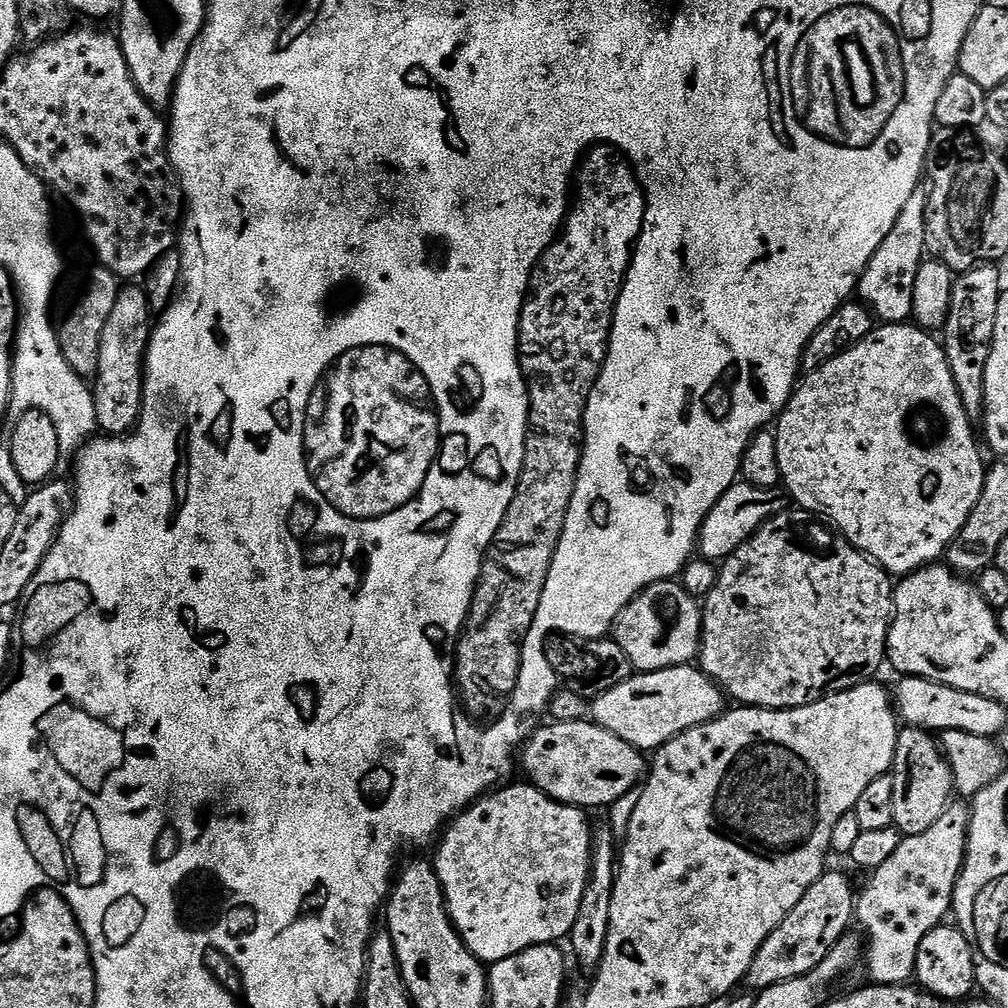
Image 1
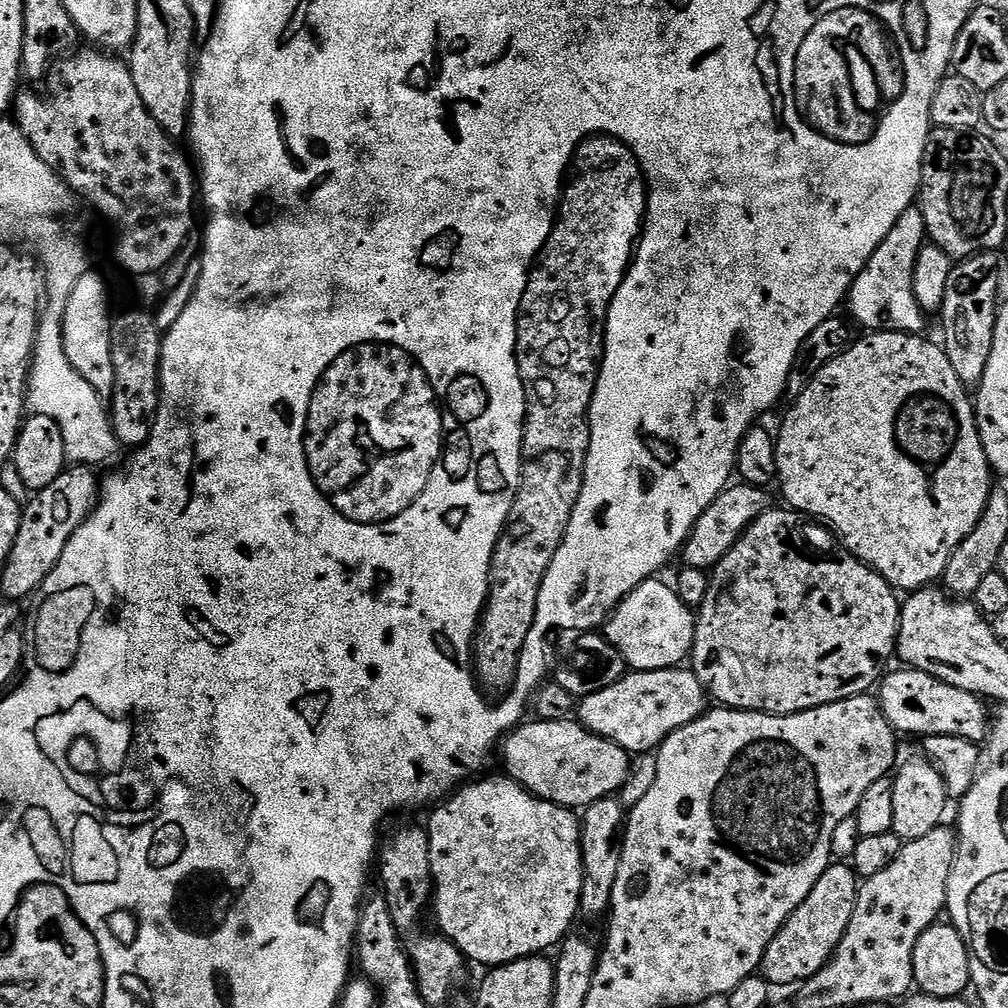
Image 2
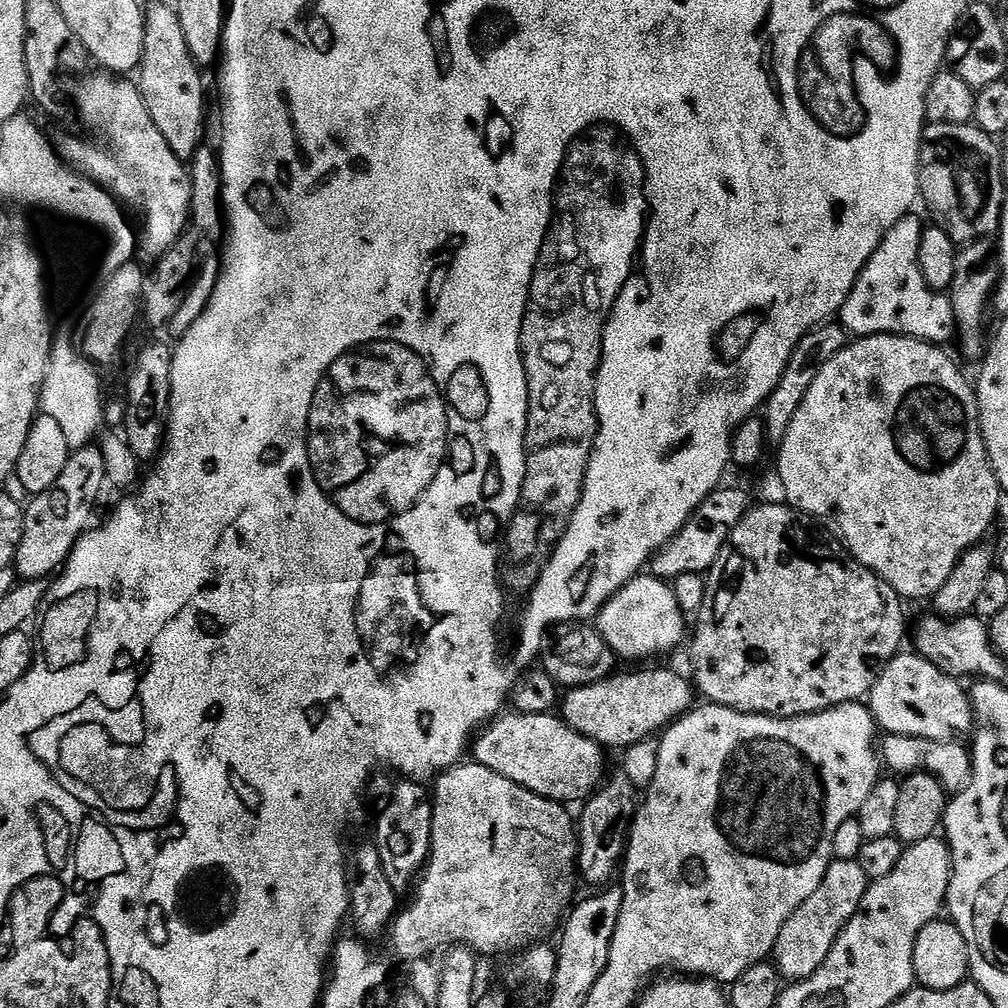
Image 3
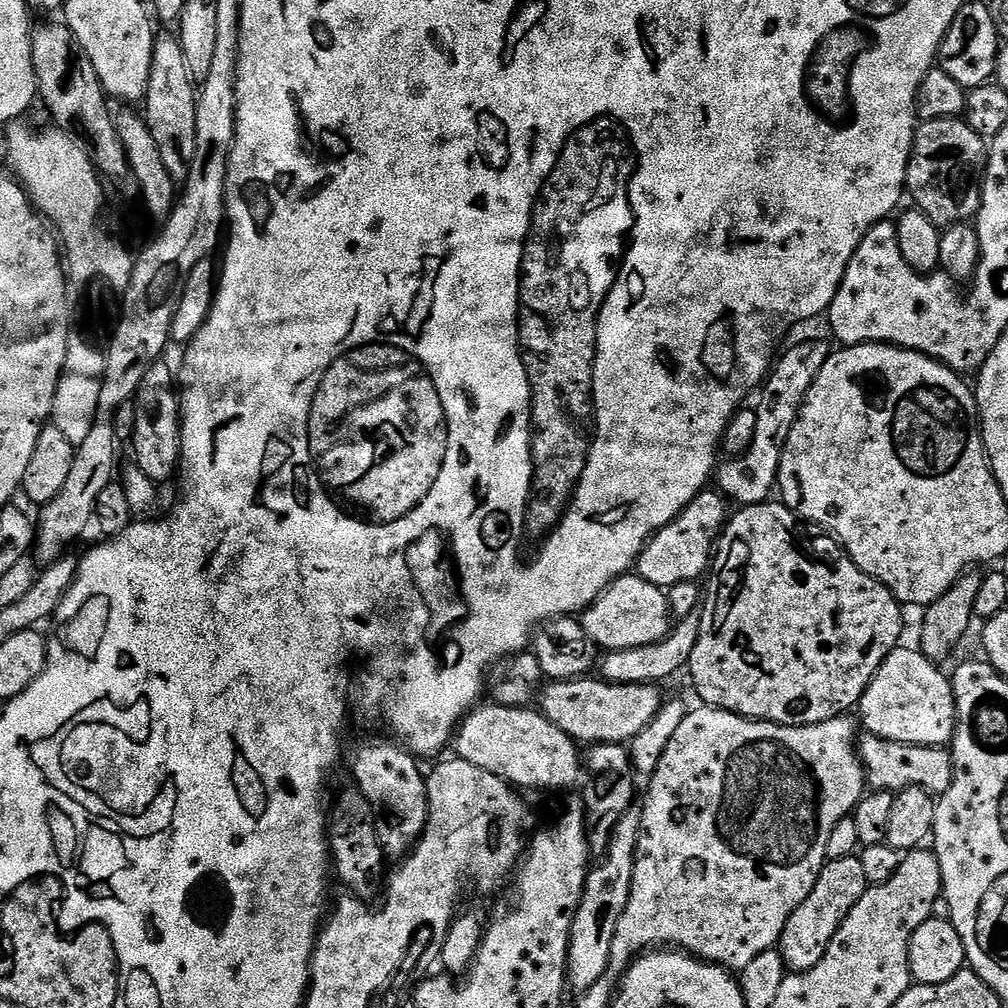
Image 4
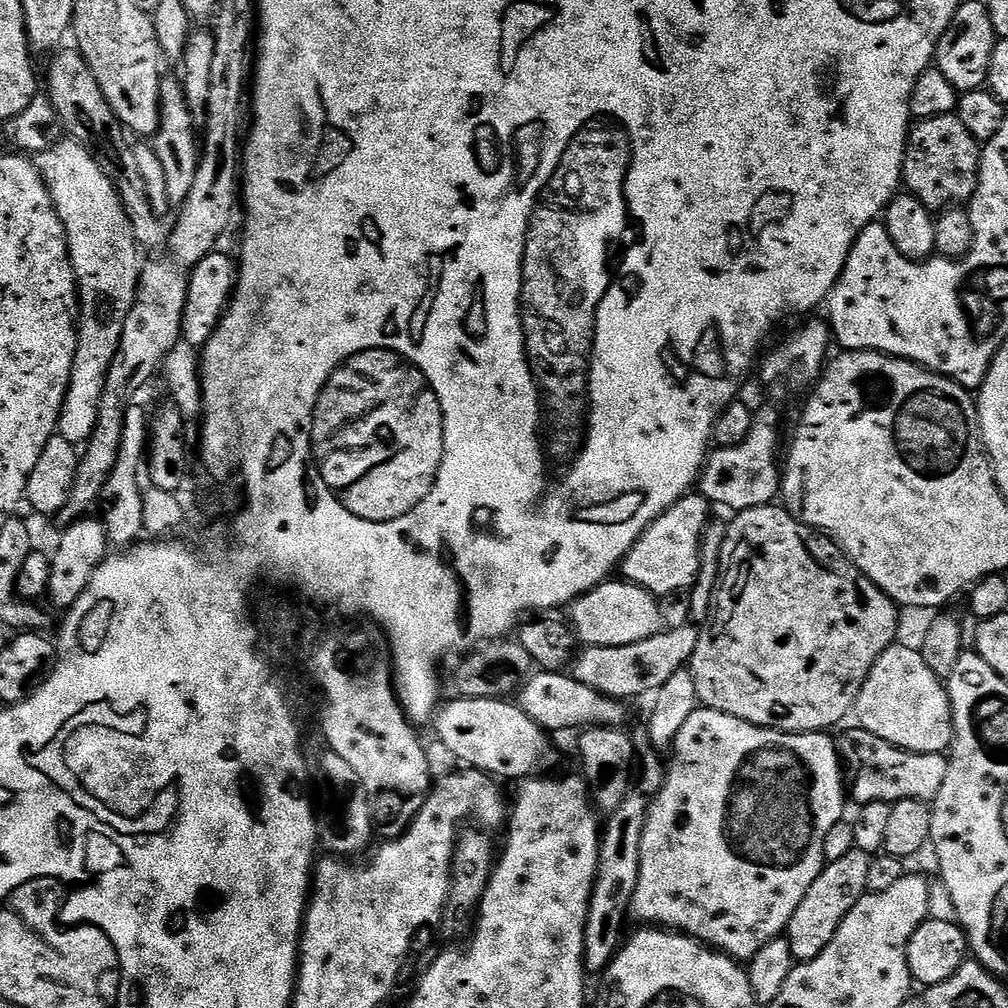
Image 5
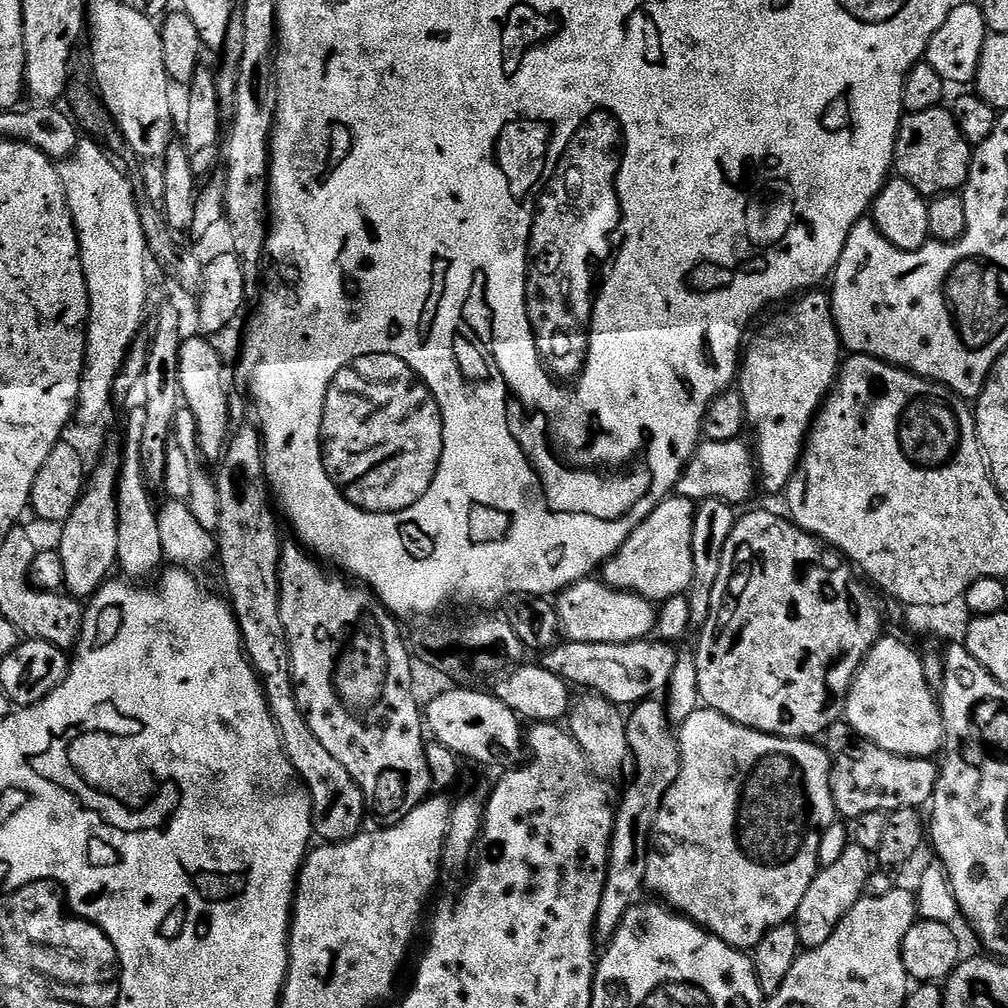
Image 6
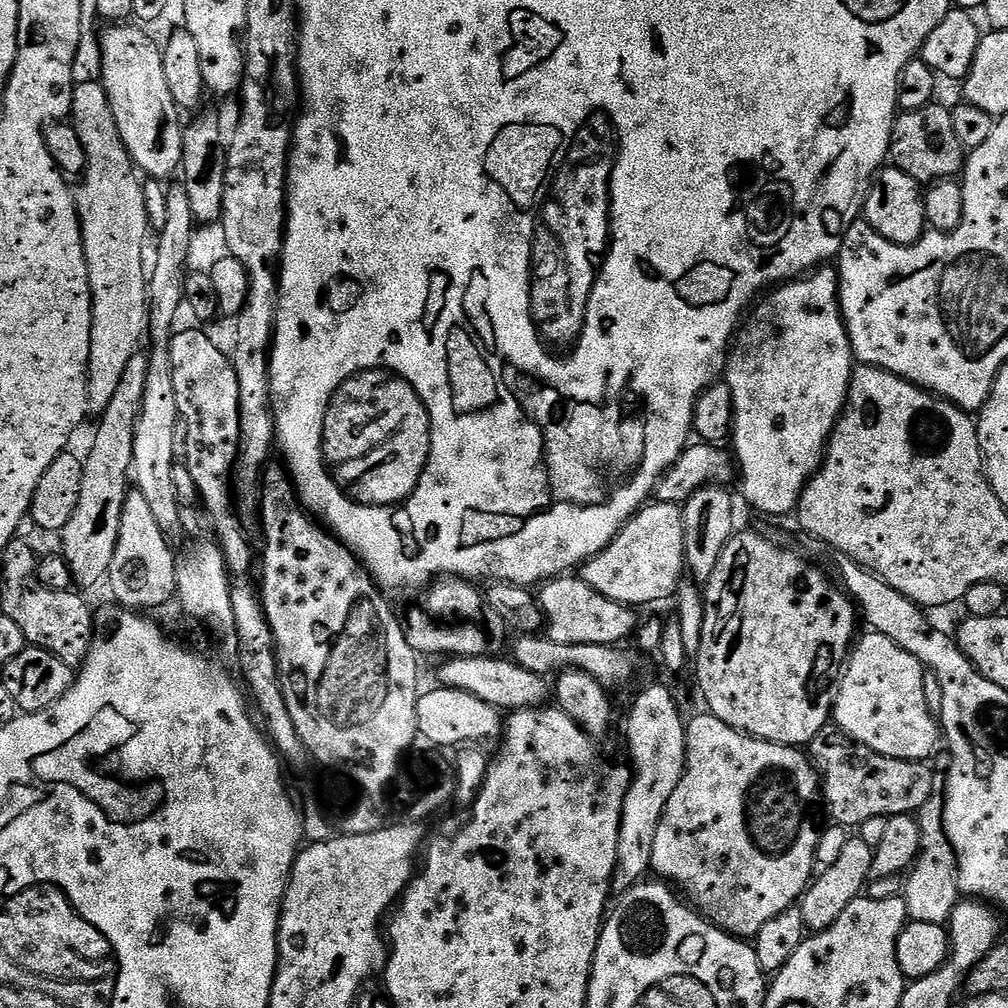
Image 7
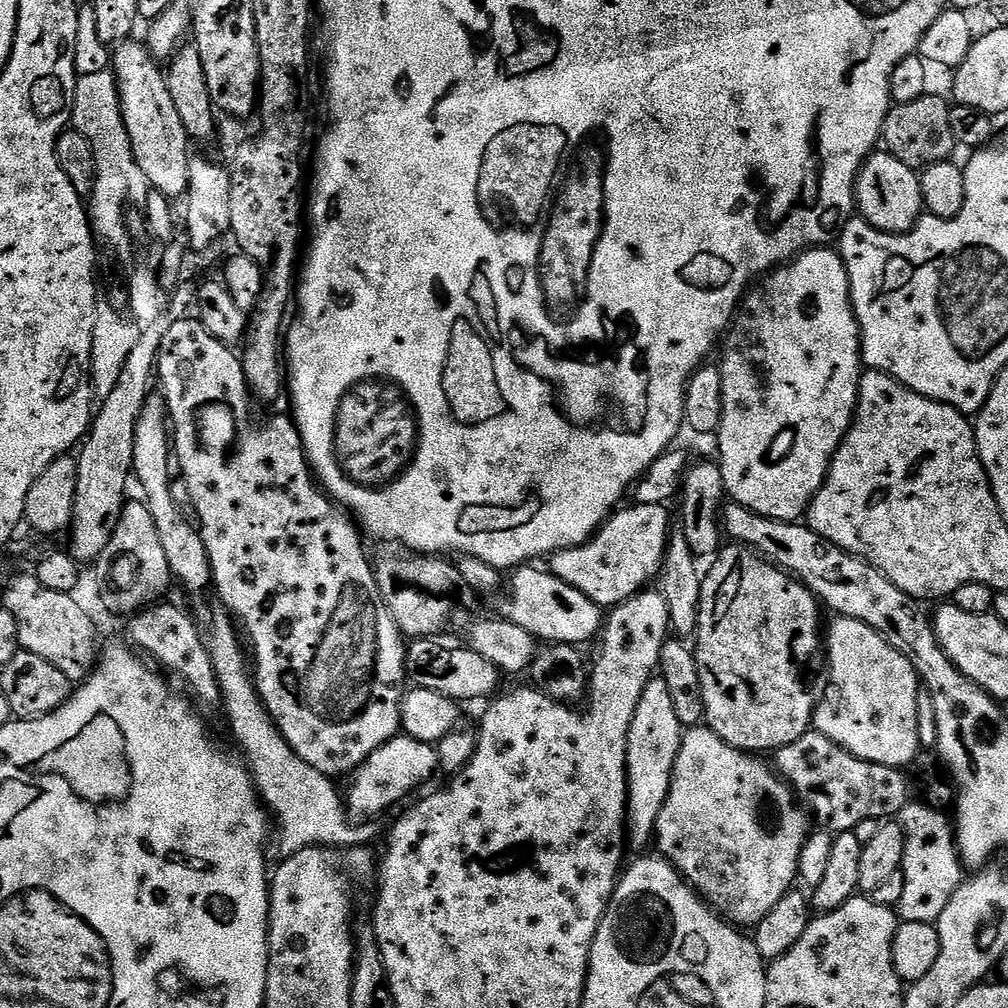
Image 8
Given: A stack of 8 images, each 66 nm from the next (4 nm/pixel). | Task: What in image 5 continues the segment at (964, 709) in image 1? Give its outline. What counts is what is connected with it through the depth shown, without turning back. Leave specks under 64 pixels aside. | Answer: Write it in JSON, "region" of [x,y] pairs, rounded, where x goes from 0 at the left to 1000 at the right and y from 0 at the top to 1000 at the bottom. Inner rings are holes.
{"region":[[[896,637],[886,639],[867,657],[849,693],[847,710],[853,713],[850,714],[852,721],[863,728],[871,728],[871,732],[904,746],[939,747],[944,737],[944,701],[938,676],[931,674],[927,665],[919,661],[912,645],[900,643]]]}

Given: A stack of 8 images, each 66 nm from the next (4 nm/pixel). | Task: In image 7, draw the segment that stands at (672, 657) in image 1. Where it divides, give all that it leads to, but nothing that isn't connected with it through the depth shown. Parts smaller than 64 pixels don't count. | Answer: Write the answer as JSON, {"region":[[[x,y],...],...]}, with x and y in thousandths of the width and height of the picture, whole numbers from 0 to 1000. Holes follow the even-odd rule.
{"region":[[[571,569],[551,572],[539,580],[534,587],[534,598],[542,616],[544,634],[559,639],[602,639],[614,640],[623,629],[630,626],[631,611],[622,599],[614,599],[586,583]]]}

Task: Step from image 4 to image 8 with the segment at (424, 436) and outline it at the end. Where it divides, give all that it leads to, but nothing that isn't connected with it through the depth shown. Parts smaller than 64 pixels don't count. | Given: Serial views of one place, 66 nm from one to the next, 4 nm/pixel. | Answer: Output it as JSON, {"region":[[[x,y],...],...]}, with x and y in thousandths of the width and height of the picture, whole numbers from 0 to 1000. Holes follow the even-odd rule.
{"region":[[[363,377],[339,395],[333,412],[333,453],[353,480],[380,482],[405,463],[413,447],[415,418],[404,393],[388,379]]]}

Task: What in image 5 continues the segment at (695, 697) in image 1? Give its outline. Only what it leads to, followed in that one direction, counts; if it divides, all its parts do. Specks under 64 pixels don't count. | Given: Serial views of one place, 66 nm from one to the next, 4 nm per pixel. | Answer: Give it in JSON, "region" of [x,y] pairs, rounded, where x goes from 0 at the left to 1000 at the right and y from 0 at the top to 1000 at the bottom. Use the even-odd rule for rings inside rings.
{"region":[[[536,665],[525,671],[514,688],[514,697],[523,710],[530,712],[534,721],[548,728],[560,726],[563,722],[615,722],[623,710],[622,704],[619,703],[622,702],[620,695],[599,690],[593,685],[585,685],[585,681],[577,681],[577,677],[559,666]]]}

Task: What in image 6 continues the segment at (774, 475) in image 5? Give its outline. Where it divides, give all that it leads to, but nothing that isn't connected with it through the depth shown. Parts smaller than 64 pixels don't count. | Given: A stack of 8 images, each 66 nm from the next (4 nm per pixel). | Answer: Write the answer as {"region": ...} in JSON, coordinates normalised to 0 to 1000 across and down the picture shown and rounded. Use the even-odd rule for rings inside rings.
{"region":[[[698,437],[690,441],[690,449],[671,479],[670,491],[696,496],[719,496],[721,500],[733,502],[752,488],[752,461],[747,445],[738,438],[717,440],[707,437]]]}

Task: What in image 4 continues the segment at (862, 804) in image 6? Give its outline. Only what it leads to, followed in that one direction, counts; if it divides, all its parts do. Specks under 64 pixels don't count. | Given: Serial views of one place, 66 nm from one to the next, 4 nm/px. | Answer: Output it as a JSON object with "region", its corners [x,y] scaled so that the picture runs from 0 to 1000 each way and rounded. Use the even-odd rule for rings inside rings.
{"region":[[[857,728],[851,734],[851,749],[857,760],[857,771],[866,786],[897,786],[901,782],[914,782],[926,788],[942,784],[946,769],[944,748],[939,741],[911,740],[883,736],[874,730]]]}

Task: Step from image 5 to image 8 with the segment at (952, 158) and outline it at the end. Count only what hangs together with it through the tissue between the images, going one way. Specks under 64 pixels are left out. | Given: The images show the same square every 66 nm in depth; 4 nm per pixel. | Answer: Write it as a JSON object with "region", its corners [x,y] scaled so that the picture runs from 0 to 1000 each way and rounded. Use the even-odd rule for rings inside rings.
{"region":[[[919,93],[907,101],[886,103],[877,118],[876,146],[887,157],[891,157],[891,161],[899,161],[899,165],[910,169],[941,158],[945,154],[943,151],[950,147],[946,133],[942,130],[941,100],[925,94]]]}

